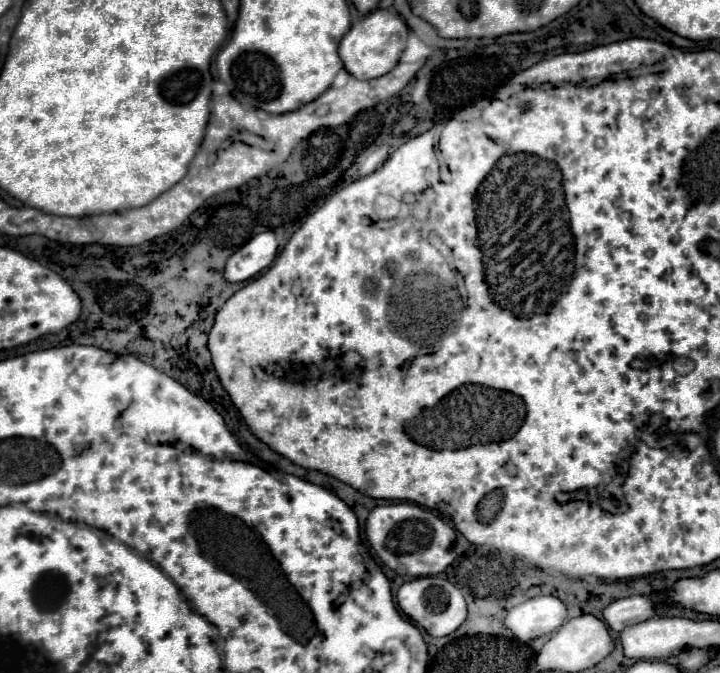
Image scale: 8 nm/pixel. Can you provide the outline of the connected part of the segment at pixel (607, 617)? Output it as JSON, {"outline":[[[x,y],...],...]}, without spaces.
{"outline":[[[633,595],[633,597],[619,599],[619,601],[613,601],[611,605],[607,605],[603,609],[601,619],[607,623],[607,627],[611,631],[619,633],[629,625],[651,619],[653,615],[655,615],[655,609],[653,609],[651,599],[647,599],[643,595]]]}

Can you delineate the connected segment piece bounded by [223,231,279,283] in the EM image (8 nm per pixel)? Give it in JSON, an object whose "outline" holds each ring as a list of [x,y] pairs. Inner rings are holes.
{"outline":[[[263,231],[249,239],[231,259],[227,259],[227,267],[223,269],[223,279],[229,283],[241,283],[255,275],[259,275],[263,269],[267,269],[275,255],[277,255],[277,239],[273,231]]]}

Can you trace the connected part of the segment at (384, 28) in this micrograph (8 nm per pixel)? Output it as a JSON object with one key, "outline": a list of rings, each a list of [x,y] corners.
{"outline":[[[377,9],[355,23],[349,33],[339,43],[339,57],[343,59],[345,69],[357,79],[375,79],[391,71],[407,41],[407,25],[401,23],[401,17],[393,9]]]}

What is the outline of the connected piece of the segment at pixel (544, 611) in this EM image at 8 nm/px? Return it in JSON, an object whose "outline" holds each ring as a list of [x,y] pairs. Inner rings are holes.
{"outline":[[[533,597],[513,607],[505,617],[505,627],[521,641],[529,643],[535,637],[557,631],[567,619],[565,605],[553,597]]]}

